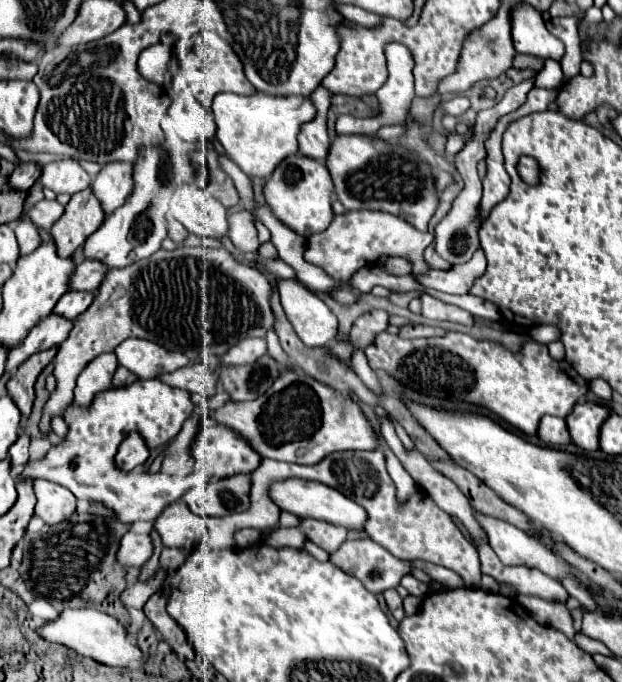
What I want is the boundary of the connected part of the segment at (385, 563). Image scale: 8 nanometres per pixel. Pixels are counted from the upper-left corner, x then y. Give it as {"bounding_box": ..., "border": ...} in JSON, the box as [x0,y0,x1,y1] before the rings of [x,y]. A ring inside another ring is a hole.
{"bounding_box":[336,538,425,594],"border":[[[351,538],[345,541],[336,551],[336,556],[336,565],[347,574],[359,578],[363,586],[373,594],[381,594],[387,588],[397,588],[401,578],[411,574],[413,568],[425,568],[423,560],[413,560],[413,562],[399,560],[391,552],[387,552],[381,544],[375,544],[371,538]]]}

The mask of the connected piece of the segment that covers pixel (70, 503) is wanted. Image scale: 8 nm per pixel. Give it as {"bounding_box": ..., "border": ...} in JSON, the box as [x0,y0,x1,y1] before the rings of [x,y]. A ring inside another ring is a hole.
{"bounding_box":[33,480,77,524],"border":[[[33,480],[33,490],[37,496],[35,514],[43,518],[43,522],[57,524],[75,512],[77,498],[67,488],[47,480]]]}

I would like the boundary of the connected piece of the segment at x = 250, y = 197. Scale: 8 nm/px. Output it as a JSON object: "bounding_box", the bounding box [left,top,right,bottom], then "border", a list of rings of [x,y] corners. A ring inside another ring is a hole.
{"bounding_box":[218,155,257,222],"border":[[[219,155],[218,160],[221,168],[233,180],[234,186],[239,193],[241,204],[252,214],[254,222],[256,222],[257,218],[255,216],[255,203],[251,179],[226,156]]]}

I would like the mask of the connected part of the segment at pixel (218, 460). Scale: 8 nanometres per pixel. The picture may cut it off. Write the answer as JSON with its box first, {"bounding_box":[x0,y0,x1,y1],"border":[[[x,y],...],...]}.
{"bounding_box":[189,426,261,478],"border":[[[225,426],[203,428],[191,444],[189,454],[201,462],[209,478],[251,474],[261,462],[259,454],[237,432]]]}

